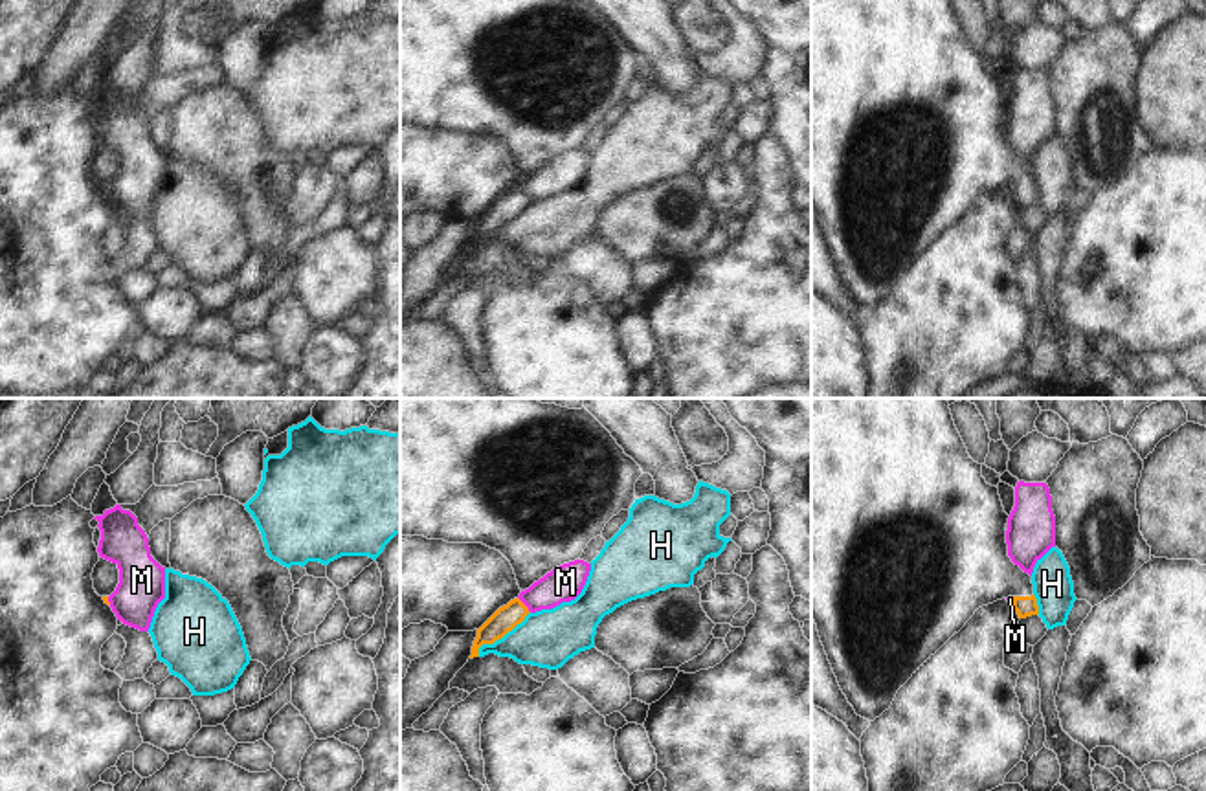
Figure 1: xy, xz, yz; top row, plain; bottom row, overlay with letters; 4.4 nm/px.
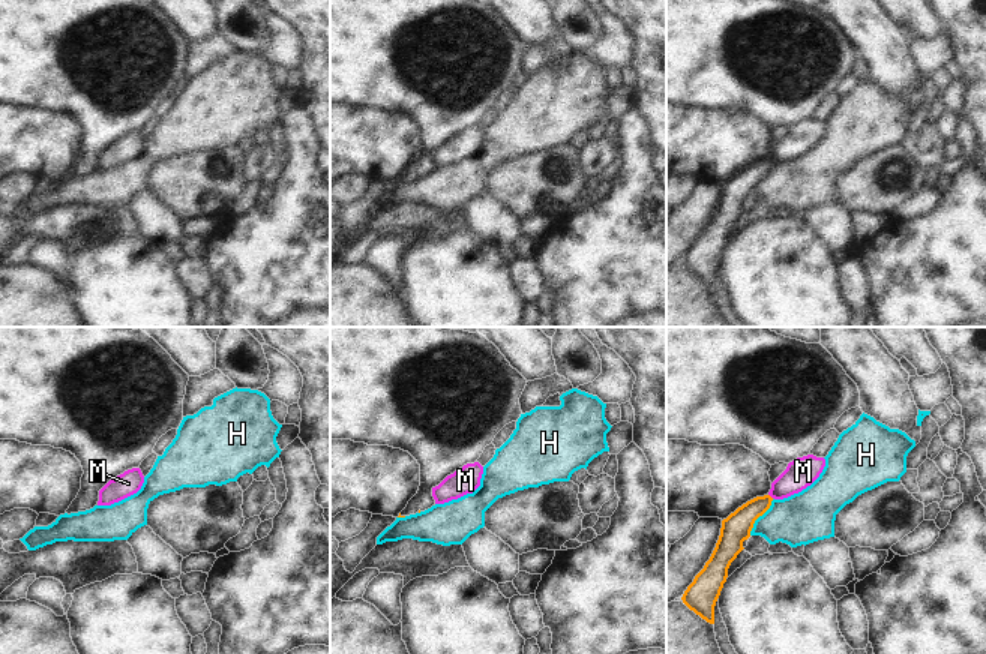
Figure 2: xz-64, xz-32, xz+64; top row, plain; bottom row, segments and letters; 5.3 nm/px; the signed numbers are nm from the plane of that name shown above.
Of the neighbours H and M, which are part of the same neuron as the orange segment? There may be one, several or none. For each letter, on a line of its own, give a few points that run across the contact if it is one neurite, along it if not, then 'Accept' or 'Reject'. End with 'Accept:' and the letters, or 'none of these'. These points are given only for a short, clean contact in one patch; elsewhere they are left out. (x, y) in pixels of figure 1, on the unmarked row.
H: Line: xz (529, 200), (502, 226), (485, 232), (478, 245). Reject
M: Line: xz (518, 186), (531, 200). Reject
Accept: none of these.

